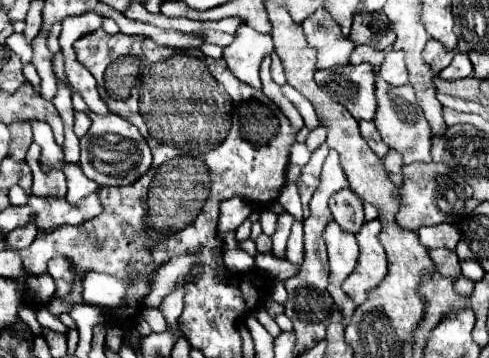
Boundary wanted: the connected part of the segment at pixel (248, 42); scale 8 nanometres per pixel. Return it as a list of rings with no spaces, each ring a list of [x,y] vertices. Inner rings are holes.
[[[242,25],[236,33],[236,39],[230,47],[224,49],[224,57],[228,63],[228,69],[244,83],[248,83],[254,89],[260,89],[260,61],[264,55],[270,55],[274,51],[274,41],[270,35],[262,35],[254,31],[248,25]]]

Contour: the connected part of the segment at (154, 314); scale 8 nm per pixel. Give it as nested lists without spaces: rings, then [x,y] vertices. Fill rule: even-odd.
[[[158,308],[143,310],[142,316],[148,321],[153,332],[162,332],[167,329],[167,323]]]

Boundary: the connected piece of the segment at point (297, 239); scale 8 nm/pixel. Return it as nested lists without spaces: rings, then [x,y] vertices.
[[[294,221],[292,233],[287,241],[285,258],[292,265],[300,265],[304,260],[304,232],[302,221]]]

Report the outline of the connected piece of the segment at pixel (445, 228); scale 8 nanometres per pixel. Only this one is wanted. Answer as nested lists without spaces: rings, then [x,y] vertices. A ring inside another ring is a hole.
[[[440,223],[440,225],[432,225],[432,227],[420,227],[418,235],[420,235],[420,243],[426,249],[438,249],[438,247],[456,249],[456,243],[460,241],[460,231],[452,223]]]

